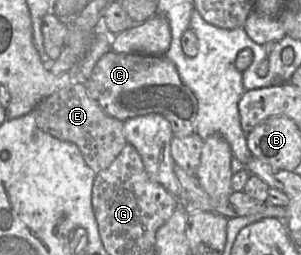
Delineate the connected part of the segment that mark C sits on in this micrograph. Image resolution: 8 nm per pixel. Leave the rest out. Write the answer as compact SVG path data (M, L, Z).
M110 50L99 59L85 87L88 96L107 115L120 121L158 113L169 121L173 136L183 138L195 132L197 99L165 55L120 54Z

